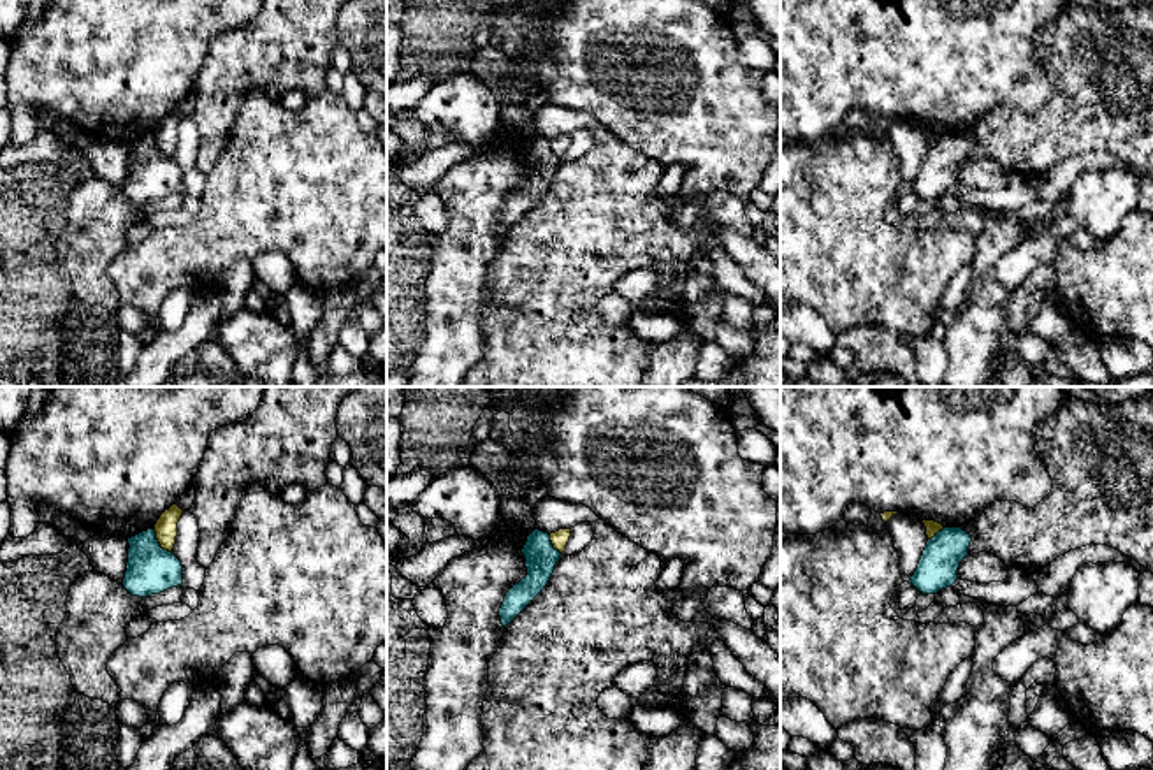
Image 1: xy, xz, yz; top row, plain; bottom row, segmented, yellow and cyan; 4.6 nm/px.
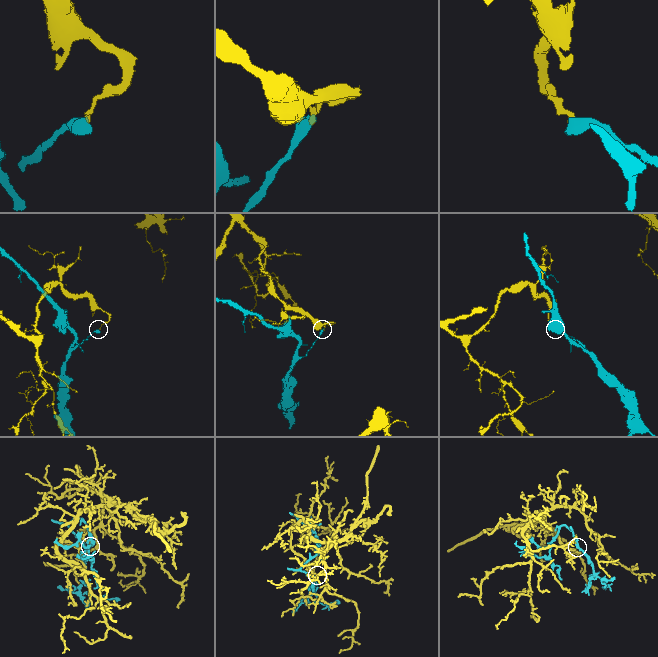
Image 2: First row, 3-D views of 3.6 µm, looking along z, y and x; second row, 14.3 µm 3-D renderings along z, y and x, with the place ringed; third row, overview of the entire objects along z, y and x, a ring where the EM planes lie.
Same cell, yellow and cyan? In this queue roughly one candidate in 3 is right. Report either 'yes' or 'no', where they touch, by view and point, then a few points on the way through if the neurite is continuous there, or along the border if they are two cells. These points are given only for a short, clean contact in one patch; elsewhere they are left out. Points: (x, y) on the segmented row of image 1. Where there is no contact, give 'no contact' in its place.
no; meets yellow in xy at (159, 542); border along xy (153, 530), (159, 544), (171, 552)

